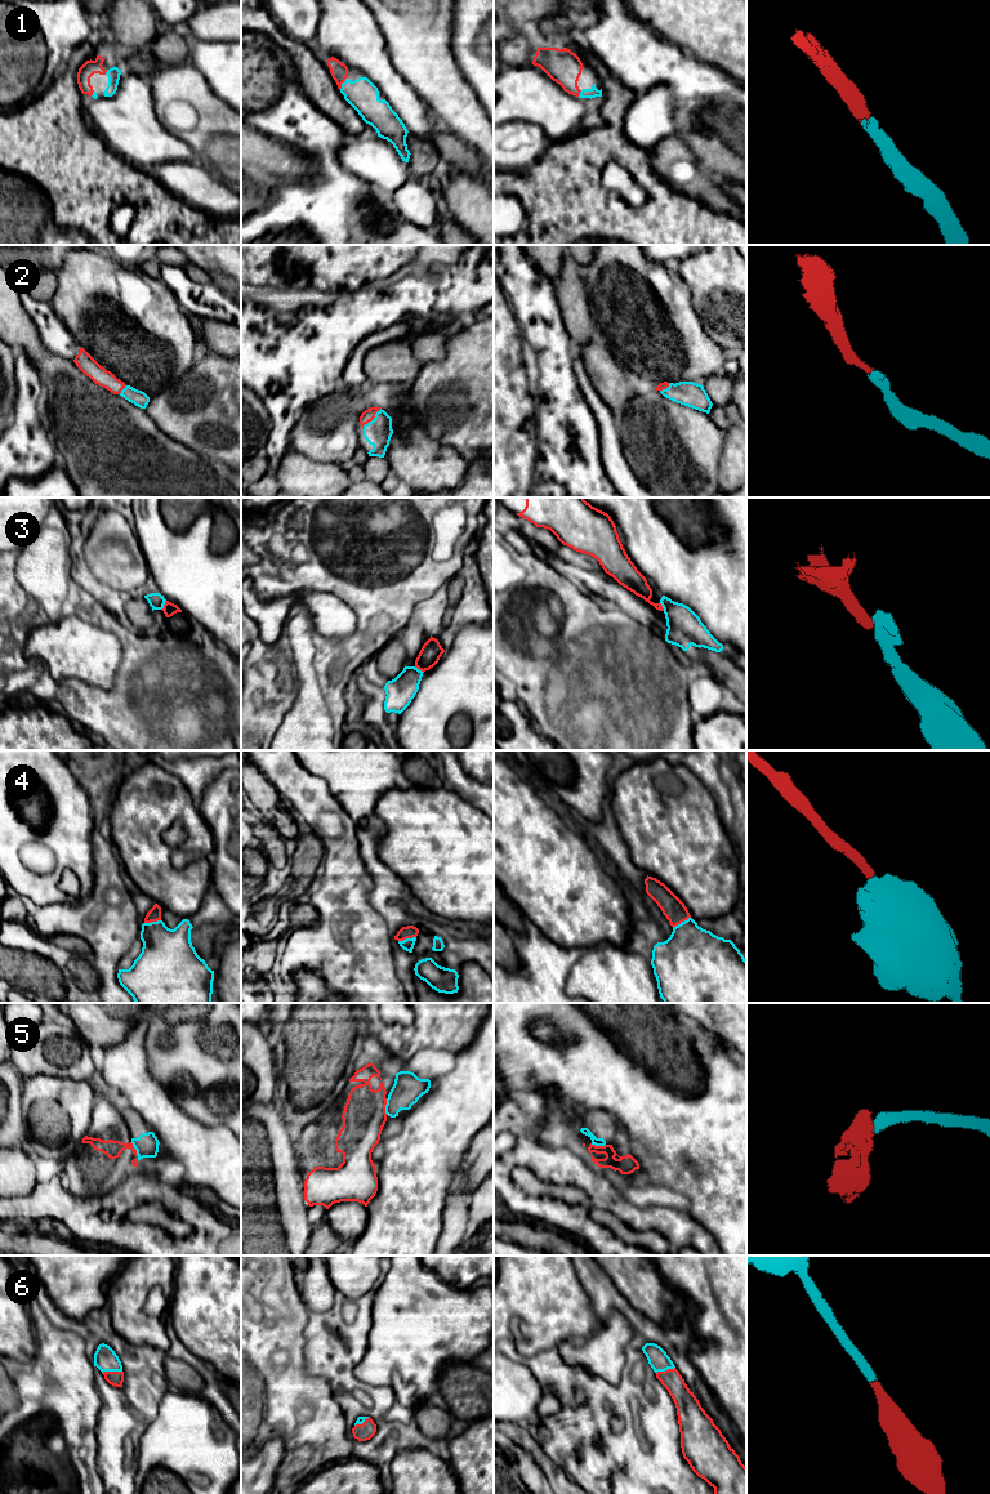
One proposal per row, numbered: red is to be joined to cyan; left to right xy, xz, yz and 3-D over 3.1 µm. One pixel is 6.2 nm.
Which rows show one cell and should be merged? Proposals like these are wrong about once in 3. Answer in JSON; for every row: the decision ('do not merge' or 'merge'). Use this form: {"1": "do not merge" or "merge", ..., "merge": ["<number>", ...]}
{"1": "merge", "2": "merge", "3": "merge", "4": "merge", "5": "do not merge", "6": "merge", "merge": ["1", "2", "3", "4", "6"]}

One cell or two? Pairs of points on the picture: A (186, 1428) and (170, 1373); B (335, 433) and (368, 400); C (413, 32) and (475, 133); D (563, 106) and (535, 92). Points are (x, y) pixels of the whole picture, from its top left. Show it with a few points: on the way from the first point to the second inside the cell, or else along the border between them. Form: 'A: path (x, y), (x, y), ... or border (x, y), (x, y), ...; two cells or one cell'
A: border (177, 1390), (201, 1394); two cells
B: path (339, 424), (359, 405); one cell
C: path (423, 57), (458, 108); one cell
D: path (557, 106), (549, 106), (542, 98); one cell

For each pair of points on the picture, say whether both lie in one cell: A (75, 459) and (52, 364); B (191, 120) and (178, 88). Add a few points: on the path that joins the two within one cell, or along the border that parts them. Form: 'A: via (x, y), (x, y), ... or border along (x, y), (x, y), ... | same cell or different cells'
A: via (75, 436), (75, 400), (68, 387) | same cell
B: via (191, 112), (181, 96) | same cell

